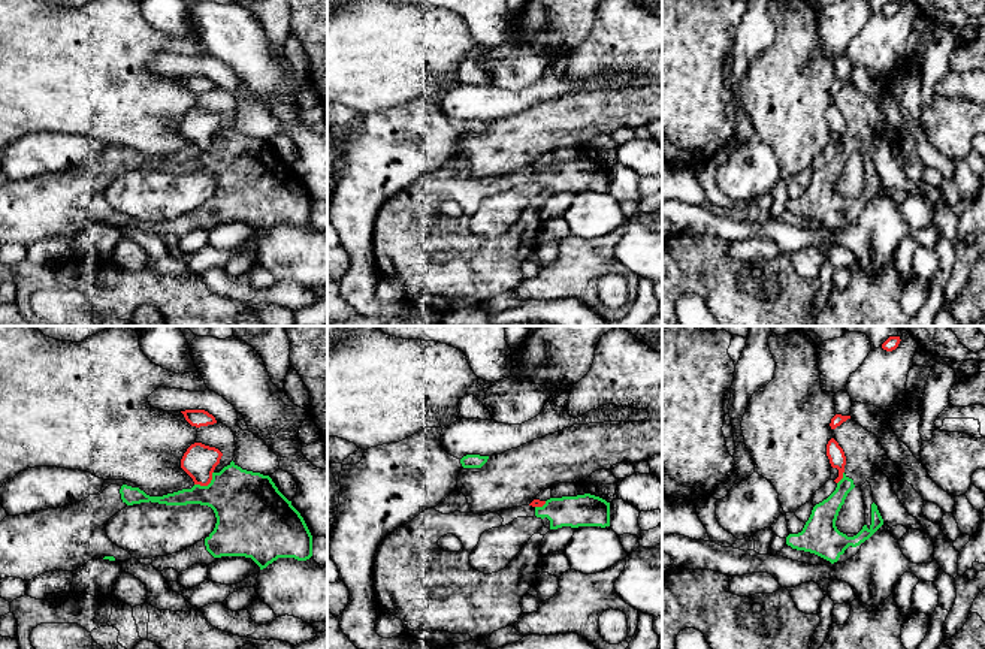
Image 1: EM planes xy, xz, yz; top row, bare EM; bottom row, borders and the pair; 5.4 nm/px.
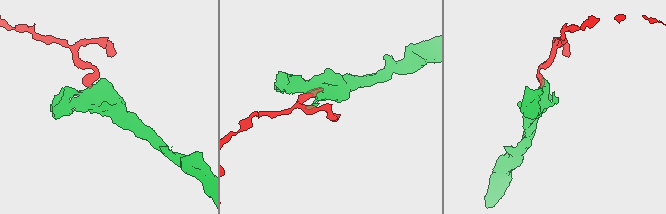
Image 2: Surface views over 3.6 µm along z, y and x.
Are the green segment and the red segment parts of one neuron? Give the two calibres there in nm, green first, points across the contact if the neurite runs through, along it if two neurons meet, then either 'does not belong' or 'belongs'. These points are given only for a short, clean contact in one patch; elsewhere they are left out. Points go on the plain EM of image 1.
calibres 360 and 180 nm; border xy (212, 136), (212, 144), (207, 150), (195, 150); does not belong

